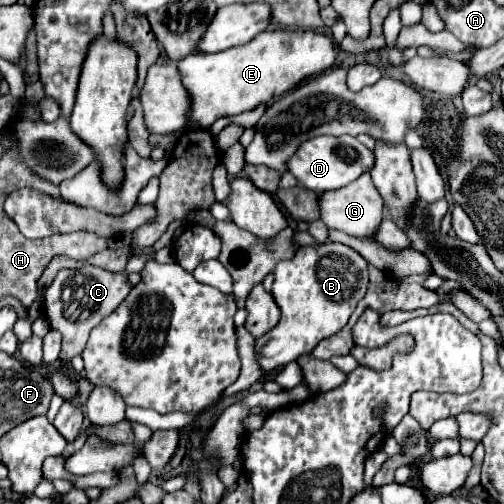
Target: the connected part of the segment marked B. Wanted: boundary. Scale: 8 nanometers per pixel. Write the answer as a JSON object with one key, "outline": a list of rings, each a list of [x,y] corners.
{"outline":[[[324,242],[318,248],[302,246],[294,258],[278,262],[274,270],[272,296],[282,312],[280,322],[256,340],[256,354],[262,370],[298,360],[316,348],[330,334],[340,332],[358,300],[366,294],[368,270],[366,260],[352,248],[336,242]]]}

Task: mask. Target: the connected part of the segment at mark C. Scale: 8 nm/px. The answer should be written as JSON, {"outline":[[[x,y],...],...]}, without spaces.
{"outline":[[[84,266],[78,270],[68,270],[62,268],[52,284],[44,290],[44,316],[50,322],[50,328],[58,330],[62,334],[62,350],[60,350],[60,362],[64,366],[70,366],[72,358],[82,354],[88,334],[98,322],[114,312],[120,302],[128,296],[132,284],[128,282],[126,274],[118,272],[106,272],[96,266]]]}

